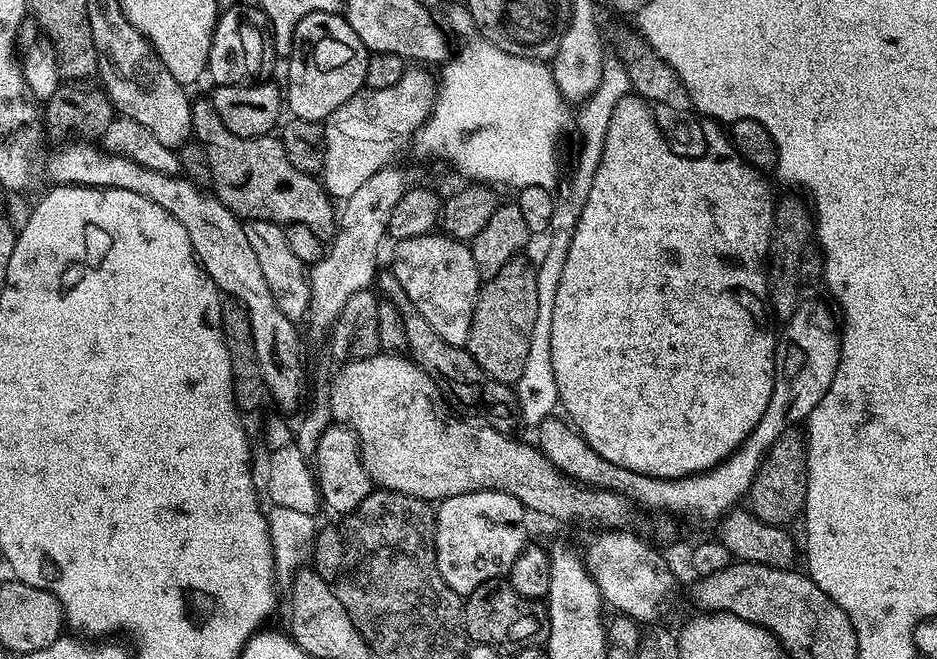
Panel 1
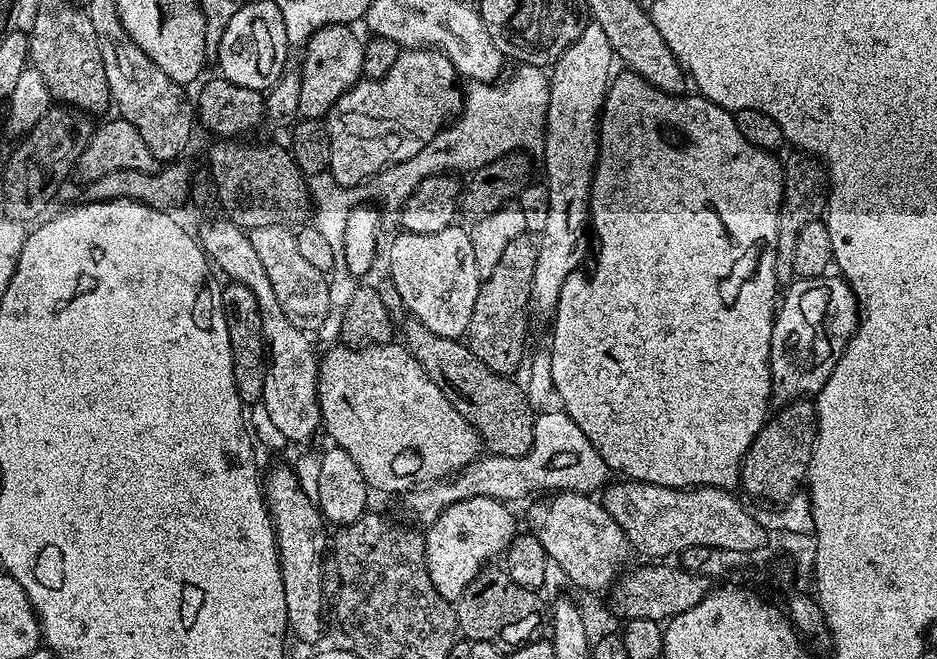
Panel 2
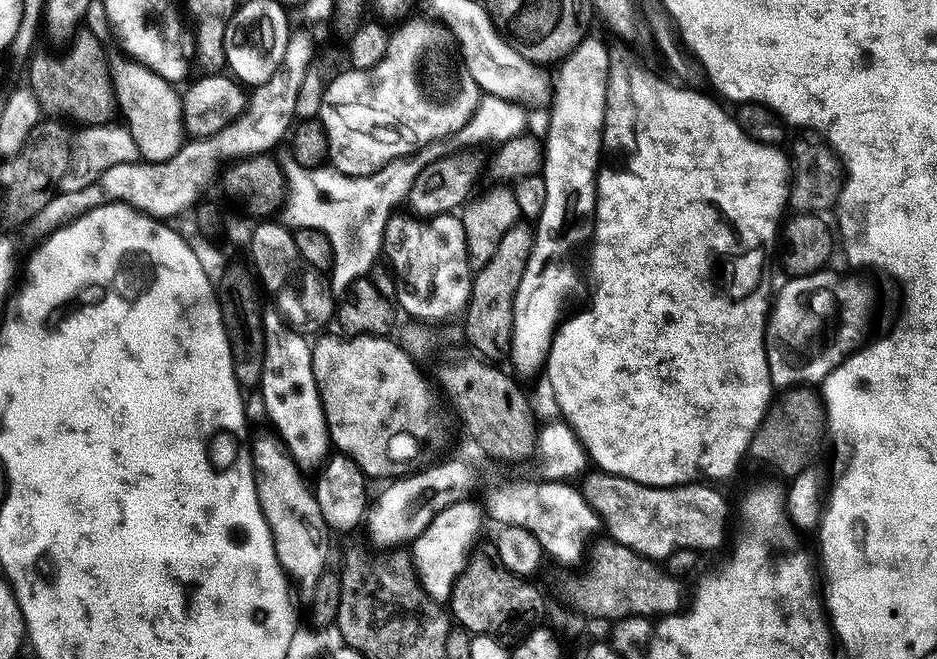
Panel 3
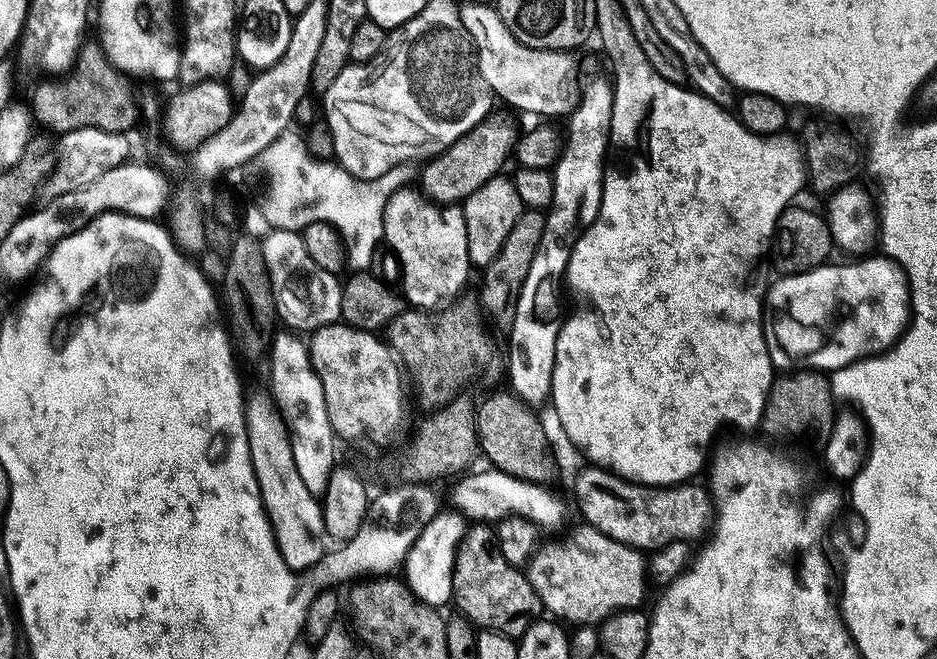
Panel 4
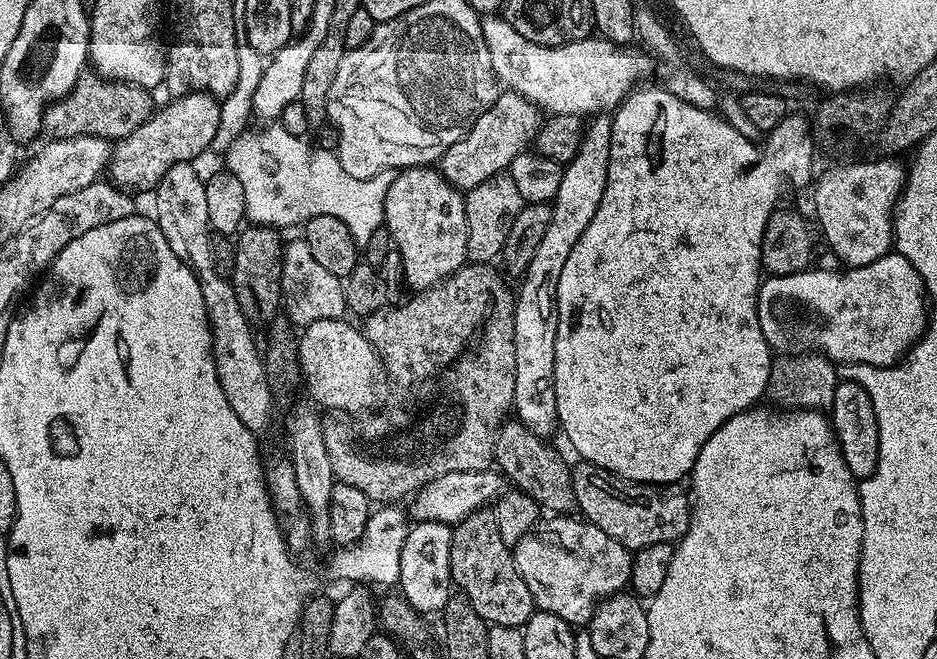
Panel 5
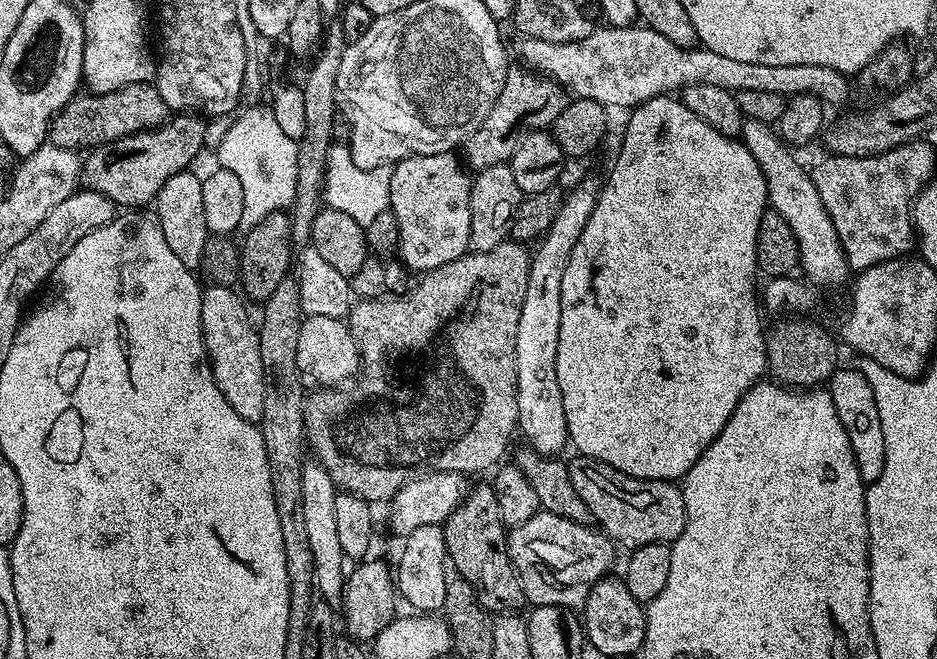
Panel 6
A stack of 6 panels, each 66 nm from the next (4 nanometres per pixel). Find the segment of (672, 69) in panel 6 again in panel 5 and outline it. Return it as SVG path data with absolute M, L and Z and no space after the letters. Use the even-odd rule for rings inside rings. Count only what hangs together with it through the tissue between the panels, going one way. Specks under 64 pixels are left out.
M500 16L485 17L482 26L496 79L551 115L590 116L611 111L619 107L631 89L632 80L626 70L644 70L650 66L645 53L617 46L601 36L546 47L524 38Z

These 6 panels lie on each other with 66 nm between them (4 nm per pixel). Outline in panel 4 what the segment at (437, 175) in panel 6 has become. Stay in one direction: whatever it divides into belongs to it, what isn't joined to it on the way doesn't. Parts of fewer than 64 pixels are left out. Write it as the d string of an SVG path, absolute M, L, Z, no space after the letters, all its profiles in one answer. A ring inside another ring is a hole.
M415 187L400 188L386 202L384 211L383 243L391 248L400 263L399 287L404 288L402 296L408 300L413 309L435 310L459 297L468 280L470 265L468 262L468 247L466 246L466 218L463 207L445 206L431 200L423 191Z

